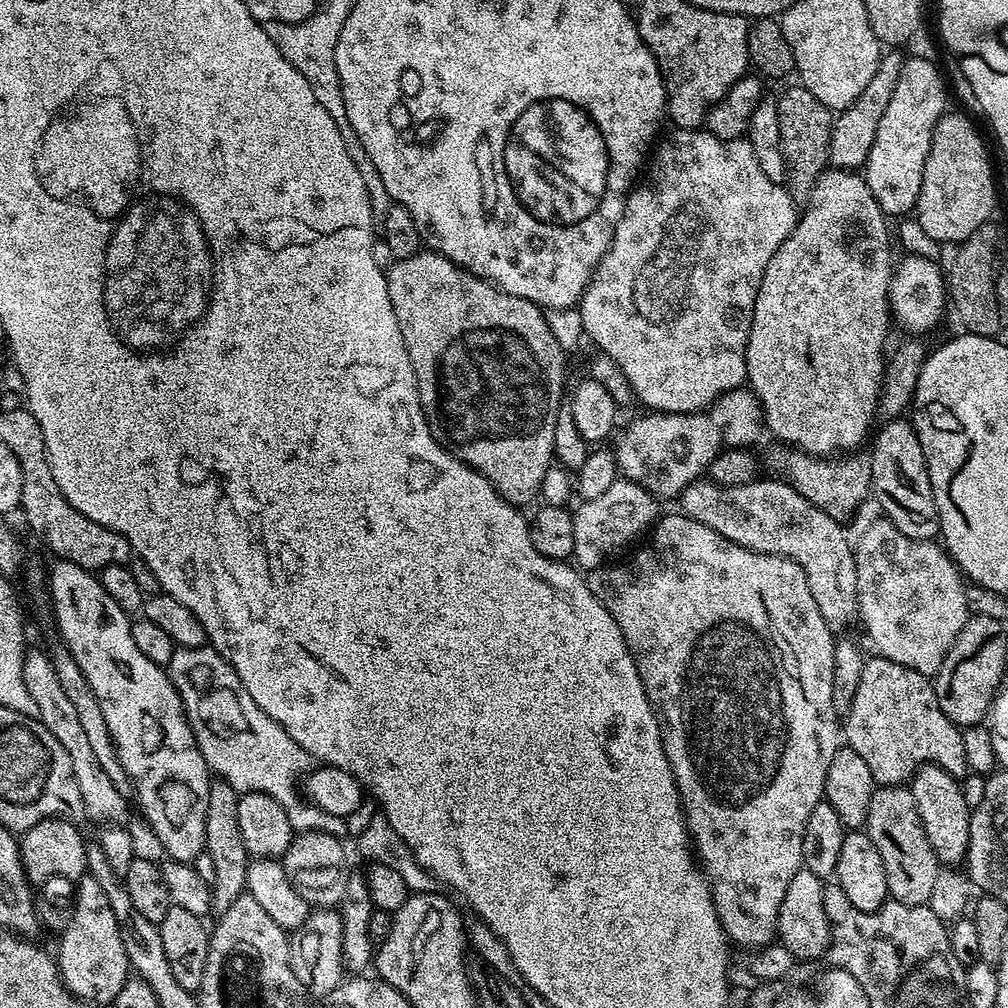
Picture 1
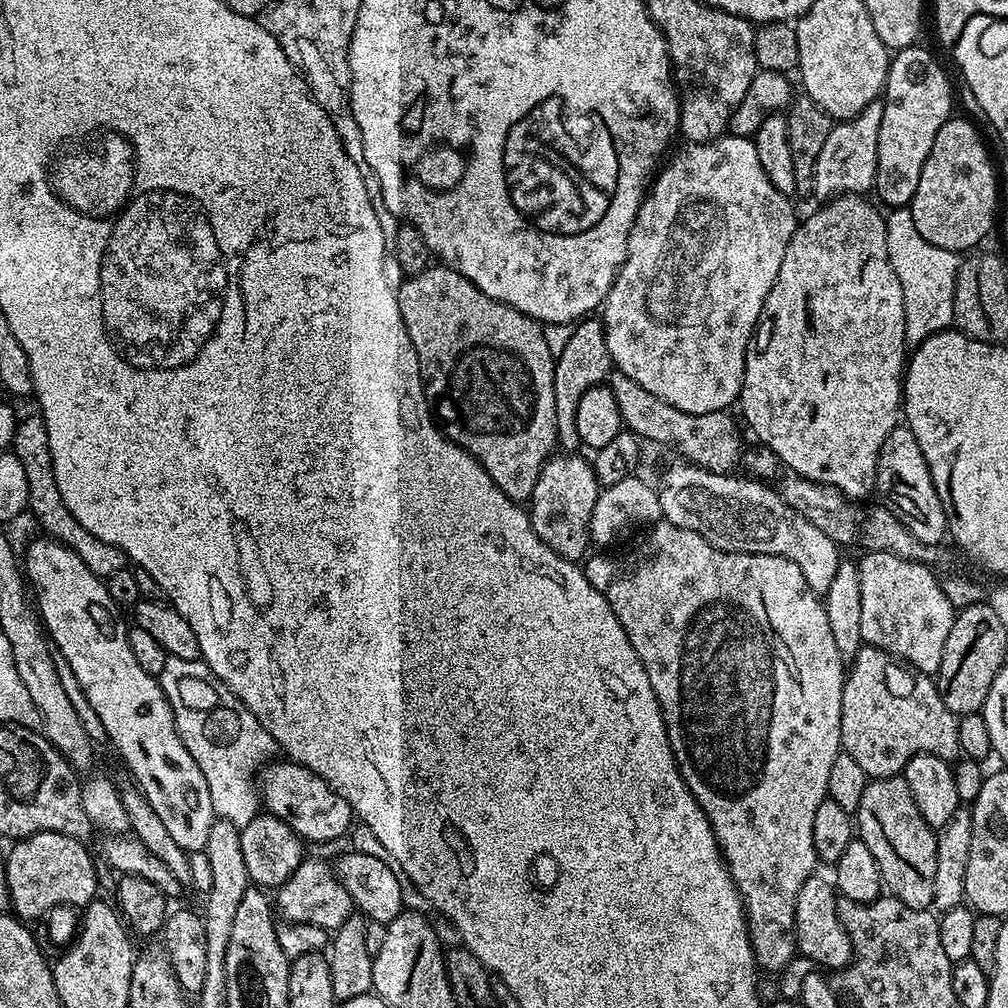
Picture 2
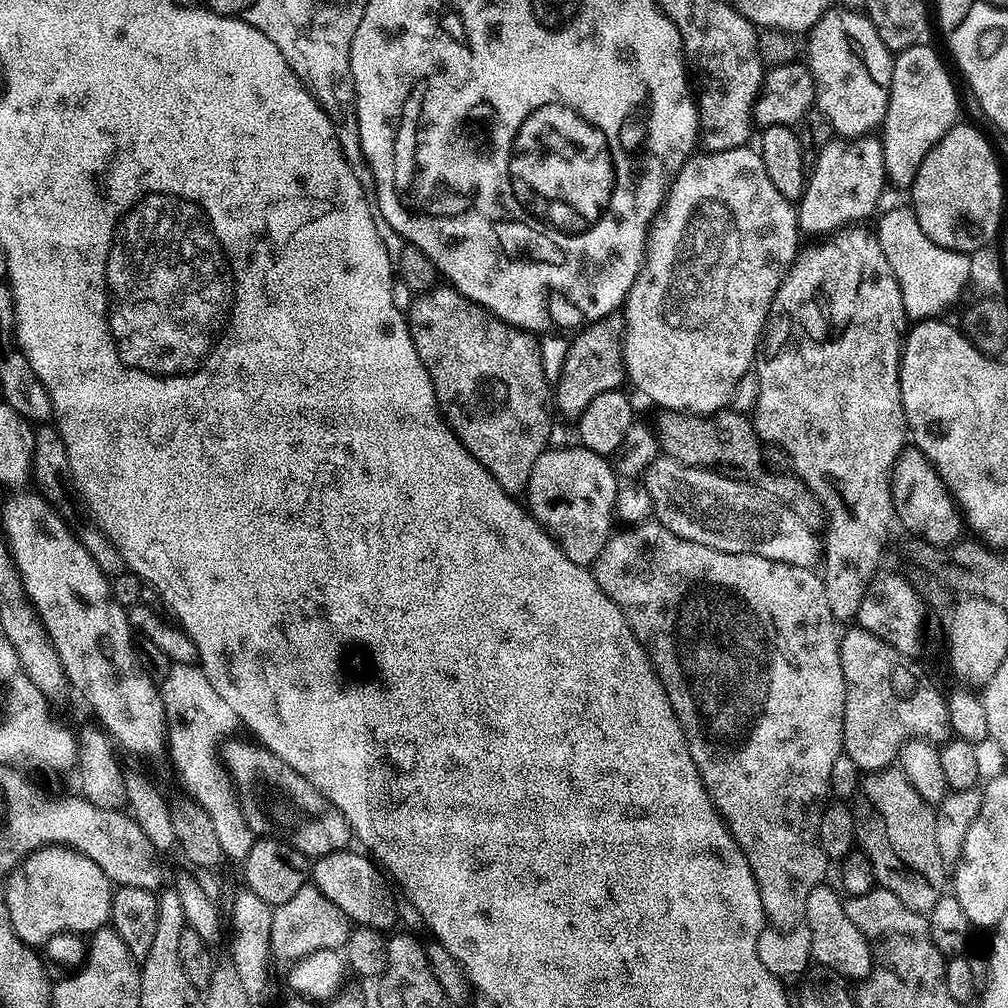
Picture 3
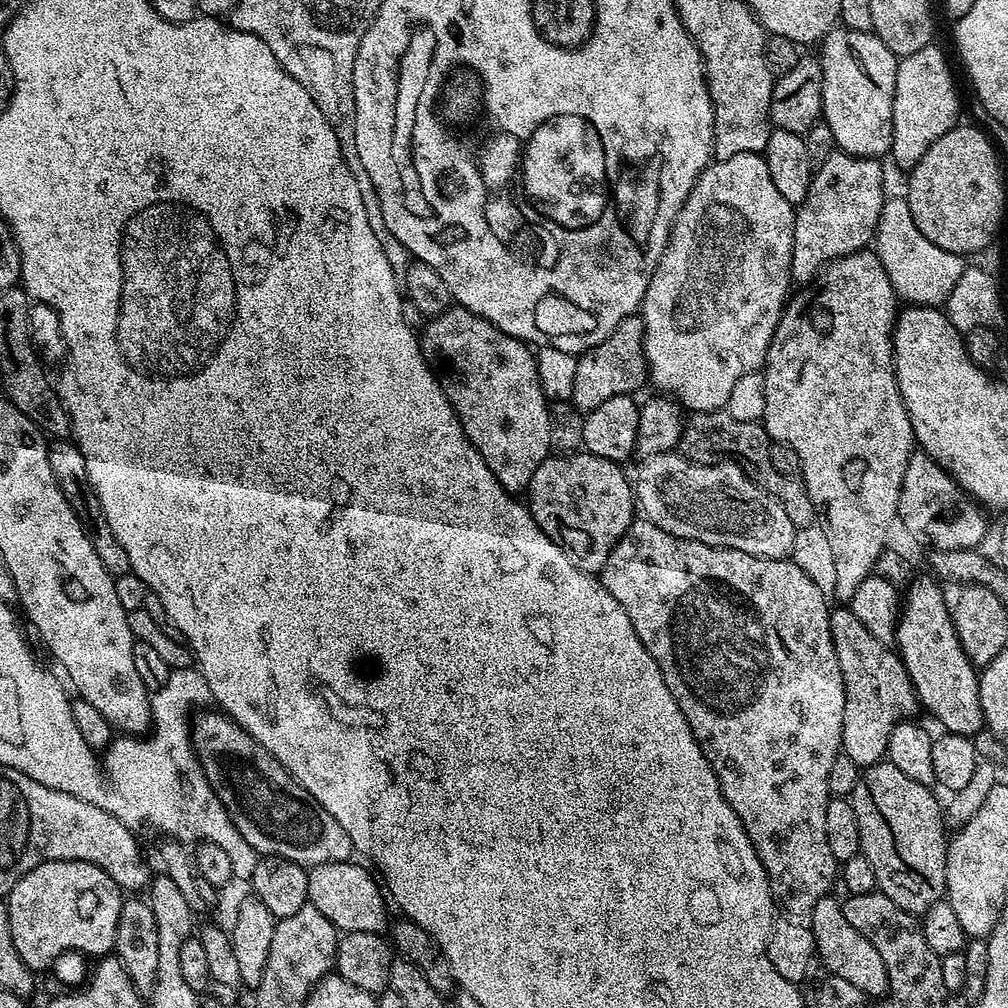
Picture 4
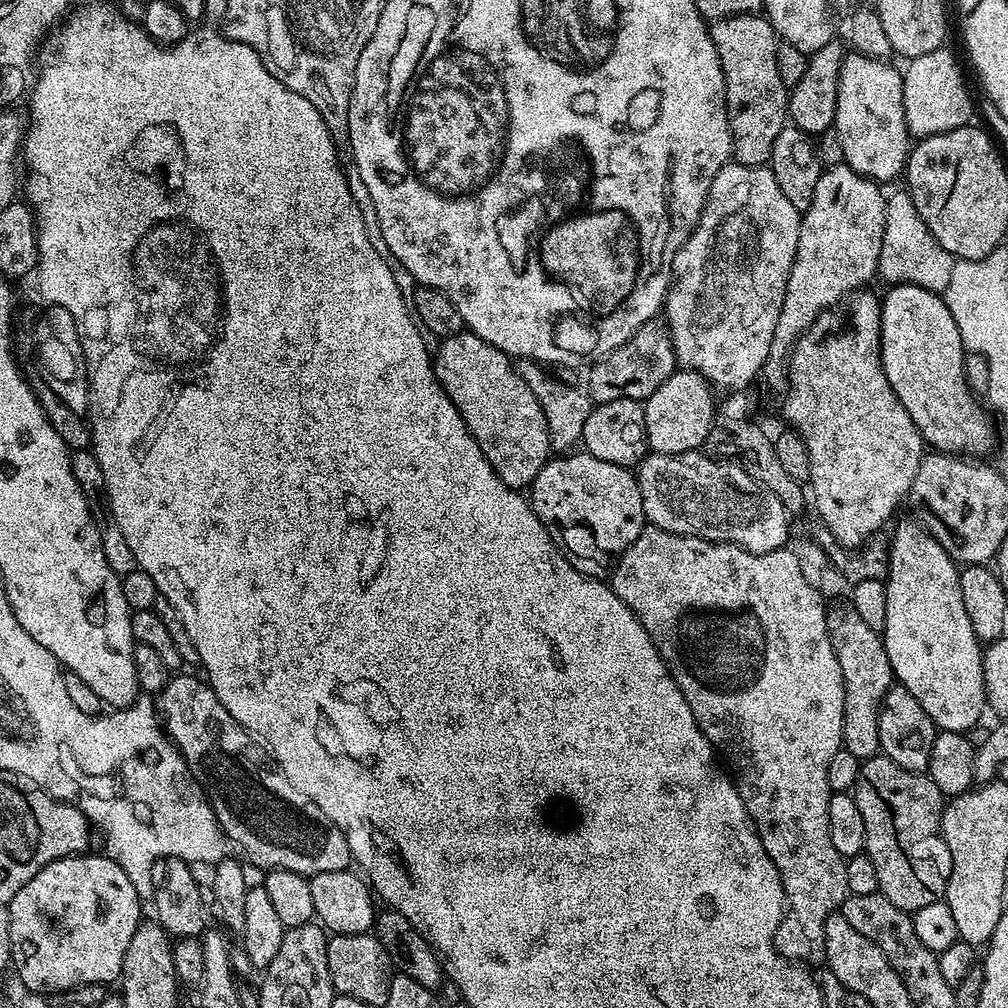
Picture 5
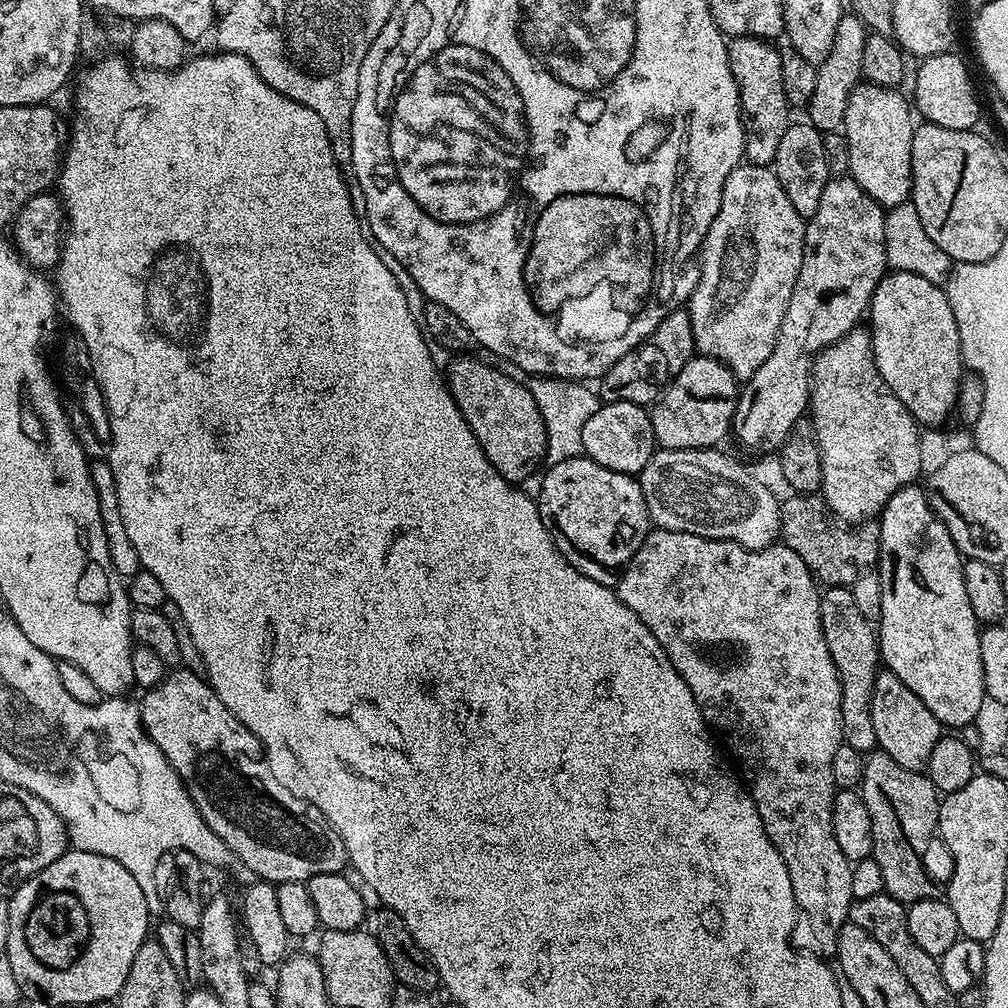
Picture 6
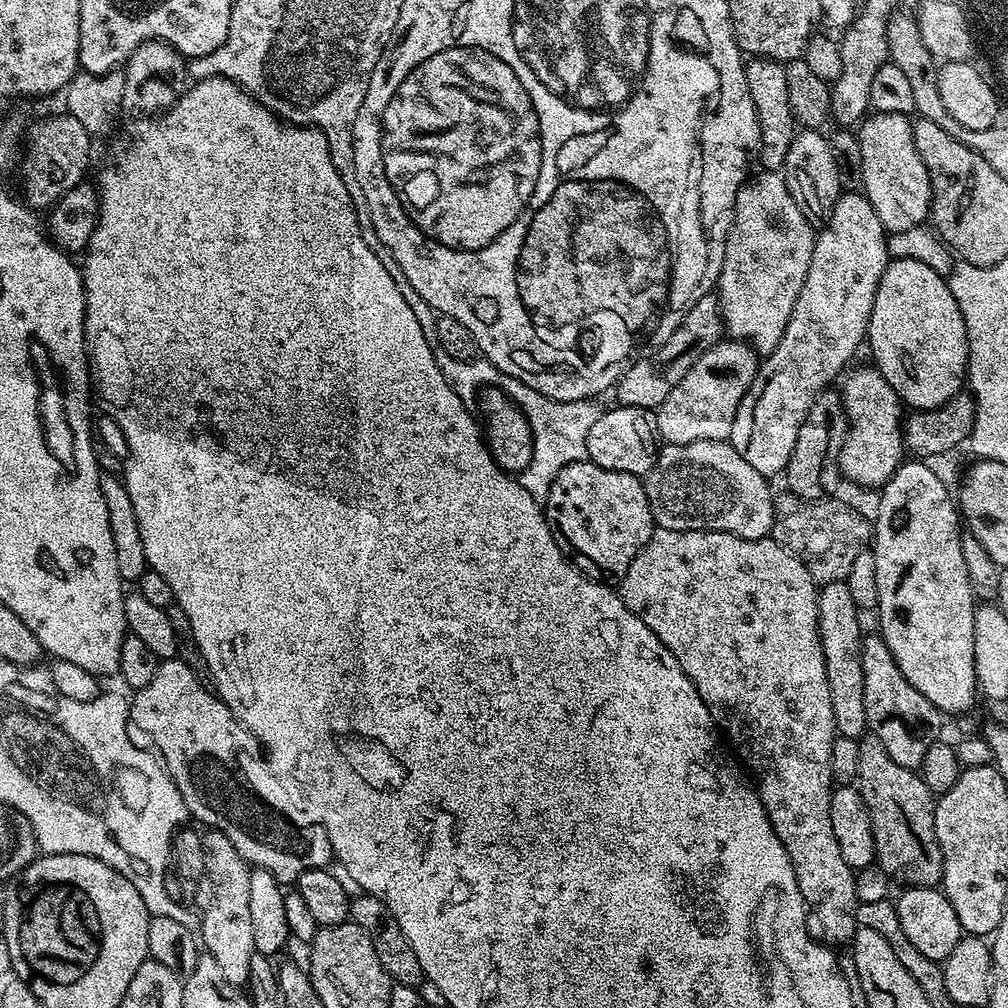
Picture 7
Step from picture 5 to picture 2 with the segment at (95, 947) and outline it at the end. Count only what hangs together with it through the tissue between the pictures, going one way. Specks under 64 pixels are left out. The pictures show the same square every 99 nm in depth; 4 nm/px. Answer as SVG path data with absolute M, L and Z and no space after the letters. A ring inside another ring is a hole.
M45 830L17 840L11 847L2 870L8 883L11 911L19 919L33 922L39 916L47 917L59 903L72 904L80 910L97 899L96 860L88 853L88 844L55 830Z

